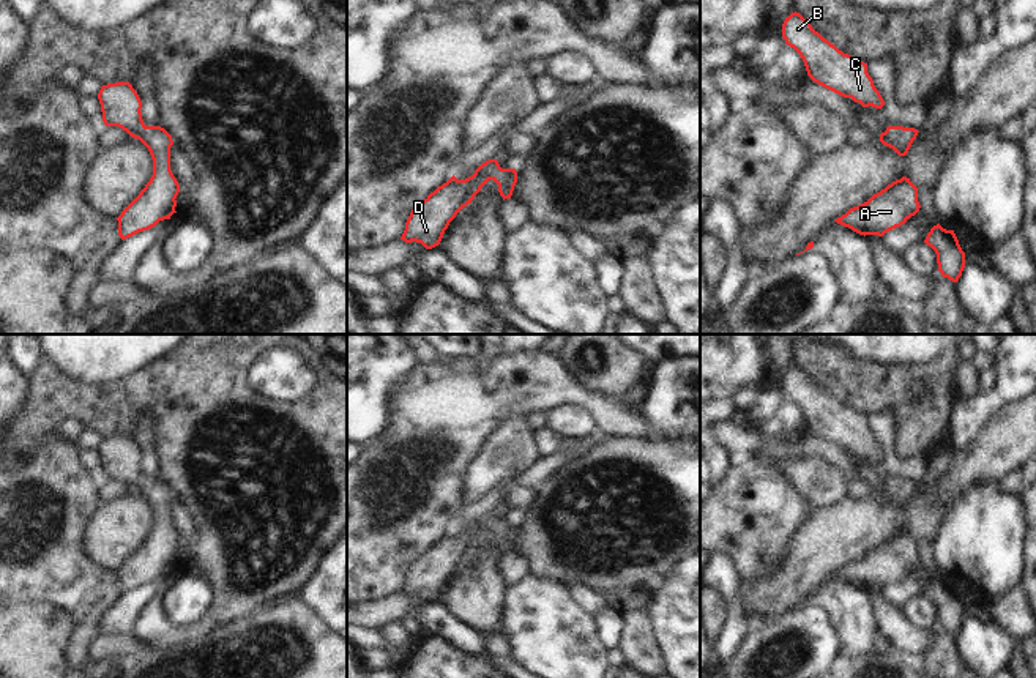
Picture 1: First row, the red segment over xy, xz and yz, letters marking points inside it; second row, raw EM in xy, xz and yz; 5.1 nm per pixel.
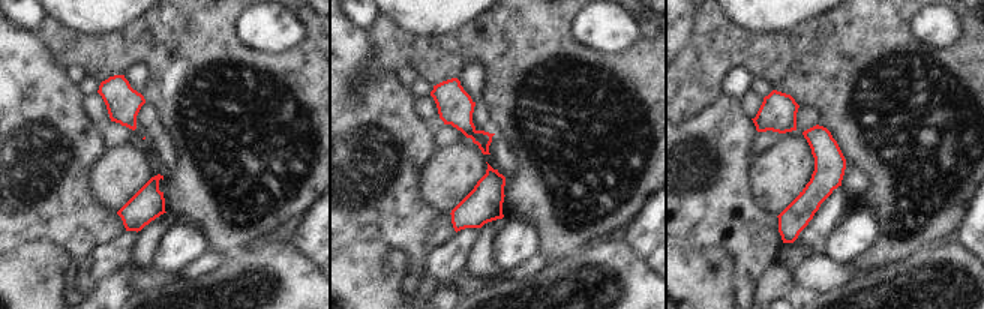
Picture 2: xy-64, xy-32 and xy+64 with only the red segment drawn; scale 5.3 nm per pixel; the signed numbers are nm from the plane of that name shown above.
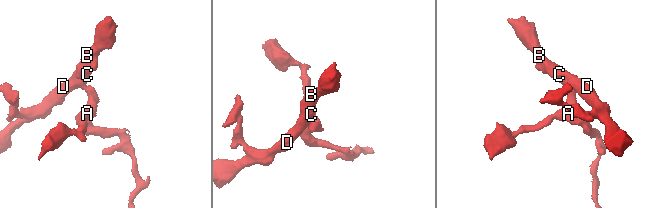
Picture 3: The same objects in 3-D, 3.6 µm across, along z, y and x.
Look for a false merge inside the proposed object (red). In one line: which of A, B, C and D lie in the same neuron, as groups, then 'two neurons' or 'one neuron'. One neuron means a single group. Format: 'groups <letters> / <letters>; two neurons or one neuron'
groups A B C D; one neuron

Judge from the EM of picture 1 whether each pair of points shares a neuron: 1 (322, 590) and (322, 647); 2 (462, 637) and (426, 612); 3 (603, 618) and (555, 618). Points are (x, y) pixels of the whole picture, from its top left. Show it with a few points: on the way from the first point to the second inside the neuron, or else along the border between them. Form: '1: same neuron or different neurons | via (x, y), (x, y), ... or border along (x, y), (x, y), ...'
1: different neurons | border along (300, 596), (330, 629)
2: same neuron | via (453, 631), (436, 618)
3: different neurons | border along (592, 617), (596, 625), (596, 634), (607, 648)

